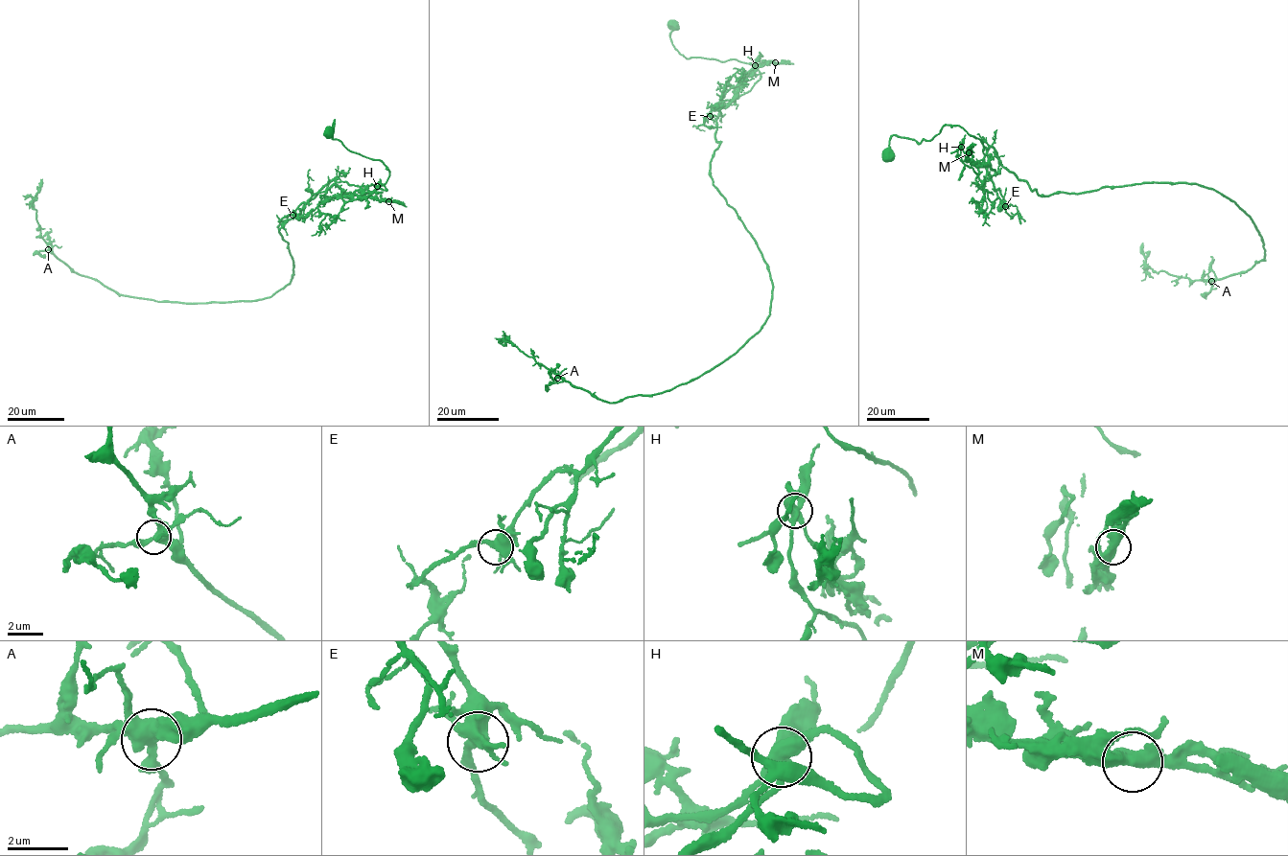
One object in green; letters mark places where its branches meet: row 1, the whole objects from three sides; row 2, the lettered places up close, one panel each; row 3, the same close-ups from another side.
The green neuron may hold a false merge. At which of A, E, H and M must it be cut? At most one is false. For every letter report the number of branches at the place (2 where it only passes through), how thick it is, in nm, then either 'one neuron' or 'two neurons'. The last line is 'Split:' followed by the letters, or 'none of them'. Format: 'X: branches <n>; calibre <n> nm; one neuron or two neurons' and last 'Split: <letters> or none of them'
A: branches 4; calibre 400 nm; one neuron
E: branches 4; calibre 420 nm; one neuron
H: branches 4; calibre 420 nm; two neurons
M: branches 4; calibre 400 nm; one neuron
Split: H

